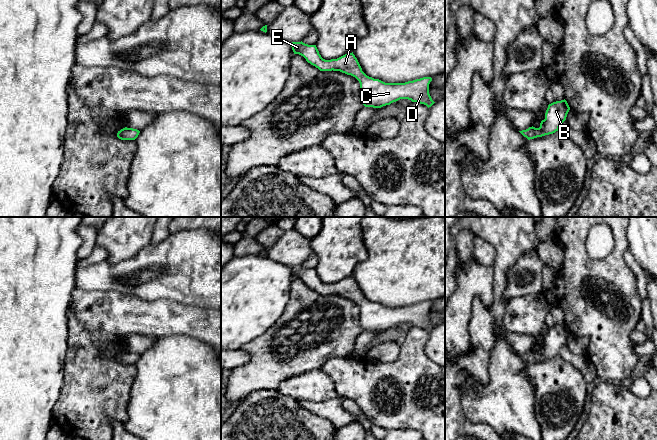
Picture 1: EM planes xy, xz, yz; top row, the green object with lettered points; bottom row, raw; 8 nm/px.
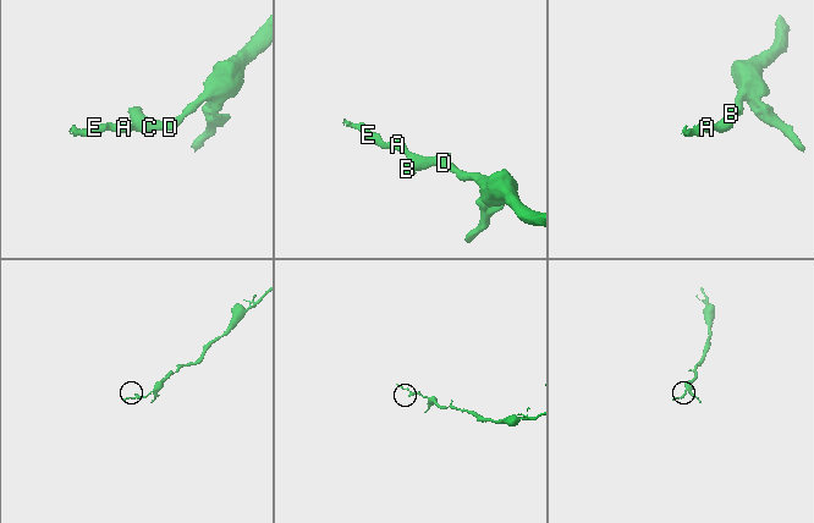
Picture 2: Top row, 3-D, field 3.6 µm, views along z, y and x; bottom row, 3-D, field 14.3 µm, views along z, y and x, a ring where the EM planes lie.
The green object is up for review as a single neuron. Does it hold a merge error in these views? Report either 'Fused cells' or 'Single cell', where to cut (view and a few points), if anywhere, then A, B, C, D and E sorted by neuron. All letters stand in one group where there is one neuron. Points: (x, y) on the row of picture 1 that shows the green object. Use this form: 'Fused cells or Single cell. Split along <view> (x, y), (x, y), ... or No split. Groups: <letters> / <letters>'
Single cell. No split. Groups: A B C D E

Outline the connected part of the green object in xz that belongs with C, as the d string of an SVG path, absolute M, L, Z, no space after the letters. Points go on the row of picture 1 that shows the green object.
M301 42L290 43L294 54L303 56L320 71L340 71L355 77L360 83L360 100L365 107L381 108L400 99L408 99L431 107L435 102L429 94L431 77L423 77L405 83L385 83L367 76L352 53L337 59L325 60L316 45Z

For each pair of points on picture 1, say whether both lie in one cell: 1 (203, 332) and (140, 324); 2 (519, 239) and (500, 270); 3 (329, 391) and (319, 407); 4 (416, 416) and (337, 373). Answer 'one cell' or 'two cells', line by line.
1: one cell
2: one cell
3: two cells
4: one cell

